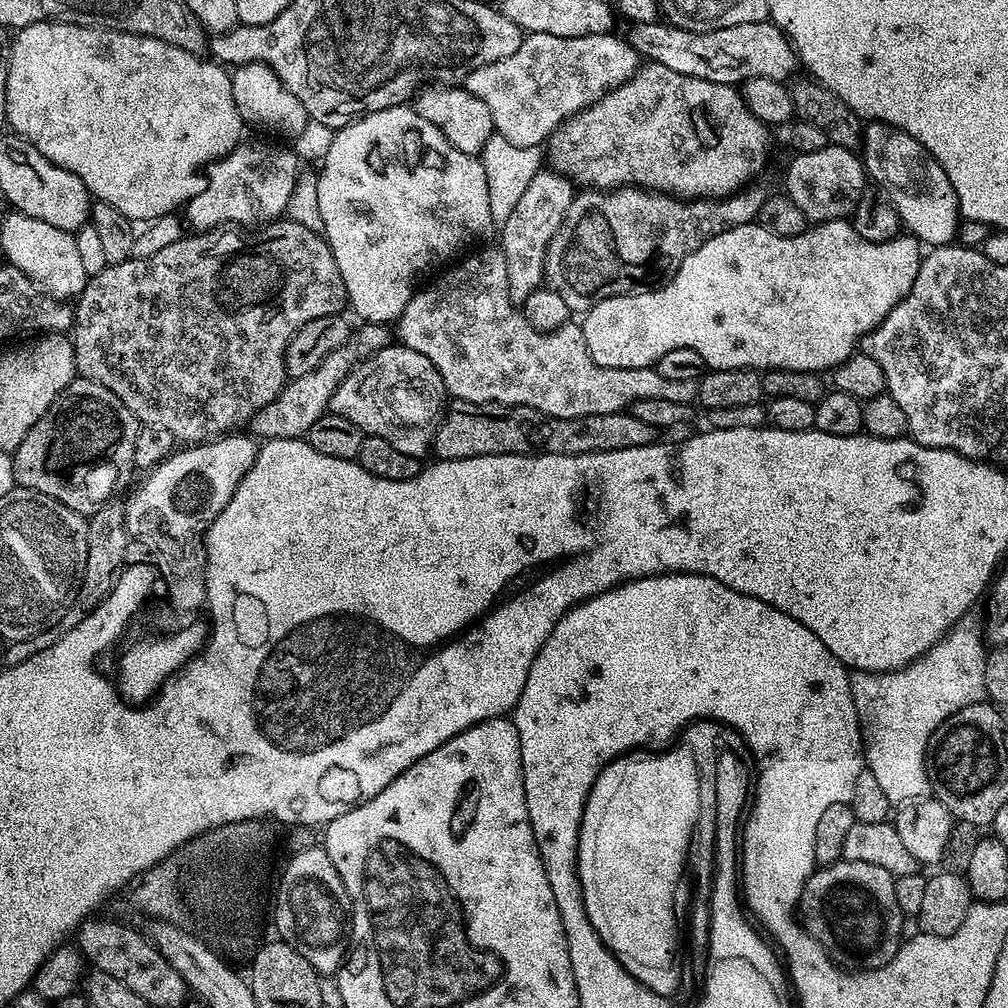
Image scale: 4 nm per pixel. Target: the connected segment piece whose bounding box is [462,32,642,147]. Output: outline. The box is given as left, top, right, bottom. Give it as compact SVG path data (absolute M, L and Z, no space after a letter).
M530 32L525 35L524 41L514 54L474 70L462 81L462 86L470 94L474 94L474 98L482 98L482 102L486 102L496 134L515 146L534 147L543 145L565 120L590 107L612 88L626 83L641 64L642 57L629 46L627 39L620 37L619 40L616 34L562 38L554 34Z

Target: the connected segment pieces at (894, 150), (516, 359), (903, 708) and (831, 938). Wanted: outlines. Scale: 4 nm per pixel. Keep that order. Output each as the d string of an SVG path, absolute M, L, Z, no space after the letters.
M868 122L863 125L862 128L862 163L864 165L865 173L870 177L871 183L873 185L885 188L887 193L886 199L889 204L895 208L897 214L900 215L901 225L911 235L915 236L917 240L920 241L921 245L924 246L943 246L945 244L951 244L957 239L957 229L960 227L962 217L960 215L960 200L956 196L956 191L954 186L950 186L950 178L946 178L946 170L942 170L942 166L933 158L933 156L928 155L928 151L924 149L924 145L918 143L916 139L913 138L910 134L906 134L900 128L895 128L892 124L885 124L883 122Z
M498 246L483 248L476 250L481 252L473 251L456 262L461 264L453 263L444 270L449 272L441 271L441 276L433 284L425 288L423 285L413 292L398 321L399 343L405 344L410 350L418 350L418 354L426 354L426 358L434 362L449 397L479 404L525 404L554 418L614 414L631 409L634 402L646 398L666 398L666 402L683 404L692 404L697 399L697 381L673 382L671 378L662 378L655 367L598 366L598 362L590 358L590 350L586 350L584 329L579 323L567 322L549 332L540 332L530 326L521 309L510 298L504 251Z
M969 614L960 620L945 634L931 650L920 656L917 660L907 664L904 668L899 668L893 672L857 672L851 673L852 679L852 697L854 698L854 706L856 713L860 719L860 734L864 738L864 758L866 761L867 771L874 774L874 778L878 778L878 783L882 785L882 790L886 793L886 798L894 806L900 806L909 800L916 800L920 797L927 797L930 792L930 772L924 769L924 759L928 756L928 740L935 737L936 732L942 726L942 722L946 722L946 718L950 718L958 710L962 710L971 704L984 704L988 691L986 690L986 682L984 681L984 662L986 659L986 636L982 631L982 624L975 620L975 615Z
M841 858L834 864L817 867L812 877L804 884L798 905L798 916L805 930L822 947L828 949L837 961L845 960L840 962L852 970L871 970L890 962L900 949L902 937L905 935L906 915L898 906L895 879L889 872L882 870L882 866L874 866L870 862L854 862Z

